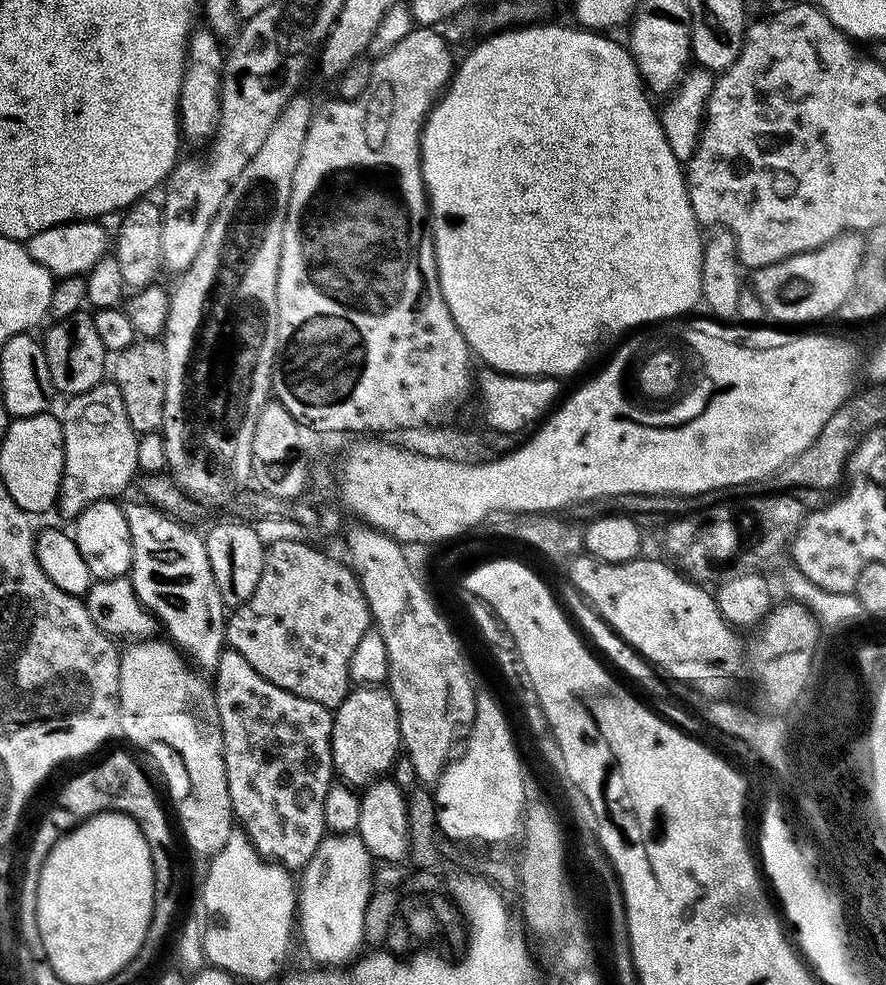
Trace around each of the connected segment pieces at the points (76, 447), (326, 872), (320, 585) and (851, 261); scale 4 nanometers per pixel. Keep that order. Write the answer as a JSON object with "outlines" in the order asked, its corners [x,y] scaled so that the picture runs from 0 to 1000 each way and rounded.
{"outlines":[[[[119,388],[97,396],[90,402],[76,407],[70,429],[72,431],[72,484],[68,490],[65,520],[84,526],[112,508],[131,508],[150,491],[156,483],[156,441],[142,424],[142,411],[138,408],[138,396],[130,388]]],[[[370,847],[354,863],[350,875],[336,889],[336,944],[343,952],[343,962],[357,981],[388,981],[403,974],[411,958],[410,932],[414,914],[422,905],[420,897],[422,871],[402,847]]],[[[343,548],[316,549],[299,555],[296,587],[291,587],[291,596],[287,598],[287,603],[282,603],[278,612],[270,613],[267,617],[261,618],[253,635],[253,648],[256,657],[263,658],[269,664],[273,664],[273,668],[278,668],[278,672],[282,672],[282,676],[287,676],[287,680],[291,680],[291,684],[296,684],[296,688],[300,688],[300,692],[309,692],[309,696],[314,696],[336,709],[345,709],[350,713],[359,713],[363,717],[377,721],[393,708],[395,695],[398,693],[395,688],[395,668],[400,668],[400,659],[404,657],[404,652],[409,652],[409,644],[416,642],[420,637],[420,620],[413,611],[413,603],[409,599],[402,582],[387,568],[379,568],[361,556],[351,556],[348,550]]],[[[953,236],[916,255],[902,256],[847,277],[850,299],[868,324],[887,329],[928,325],[947,318],[966,291],[967,279],[979,259],[979,245],[970,236]]]]}

